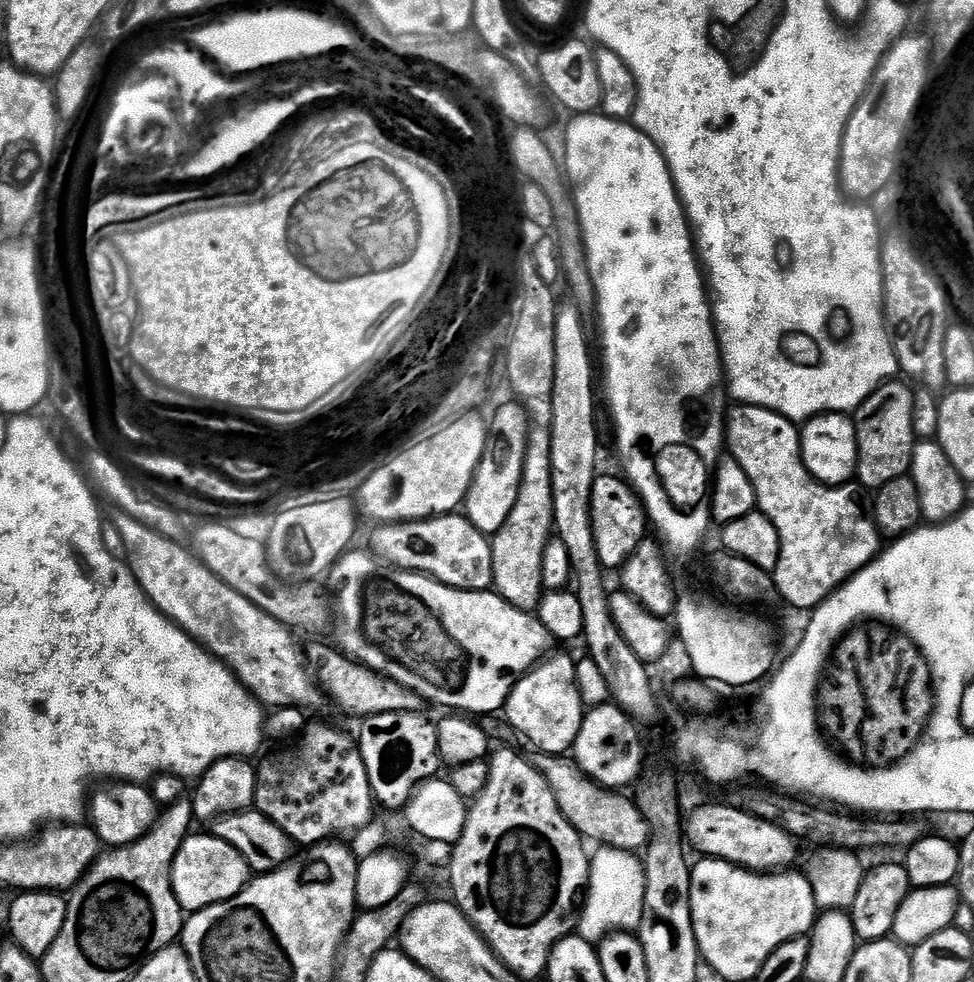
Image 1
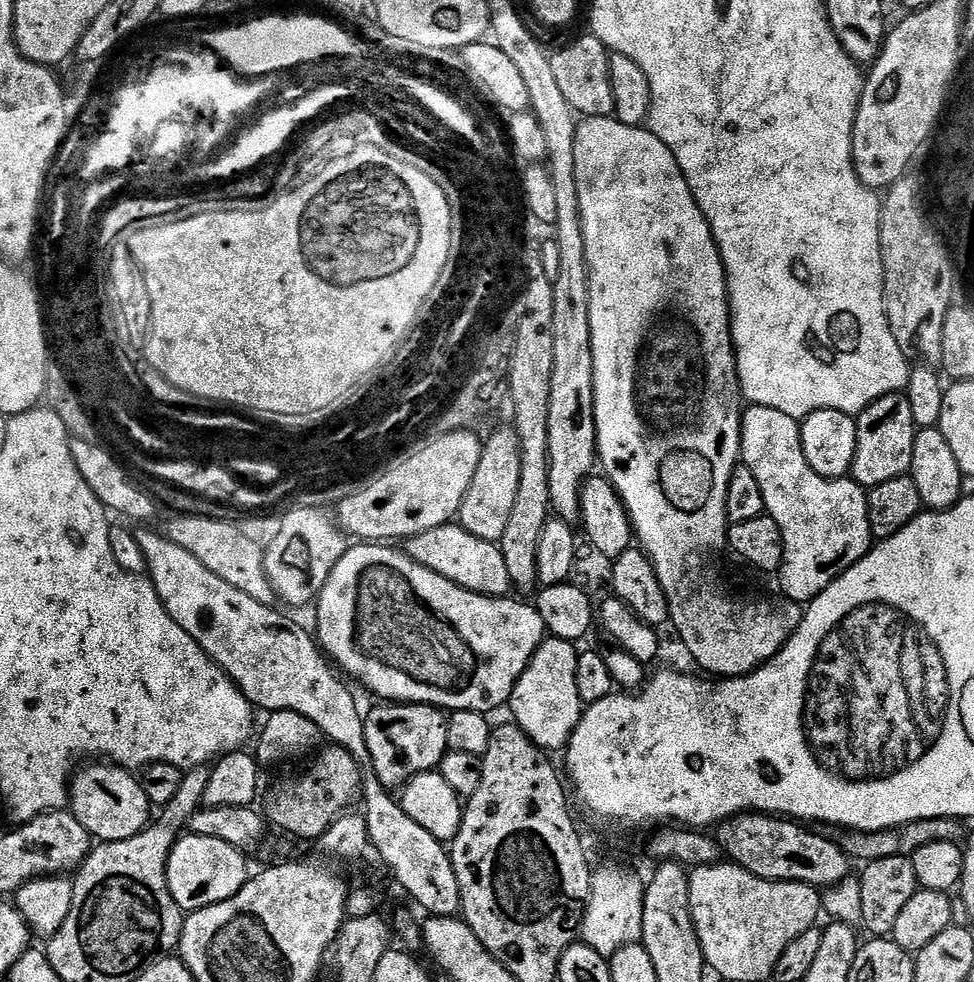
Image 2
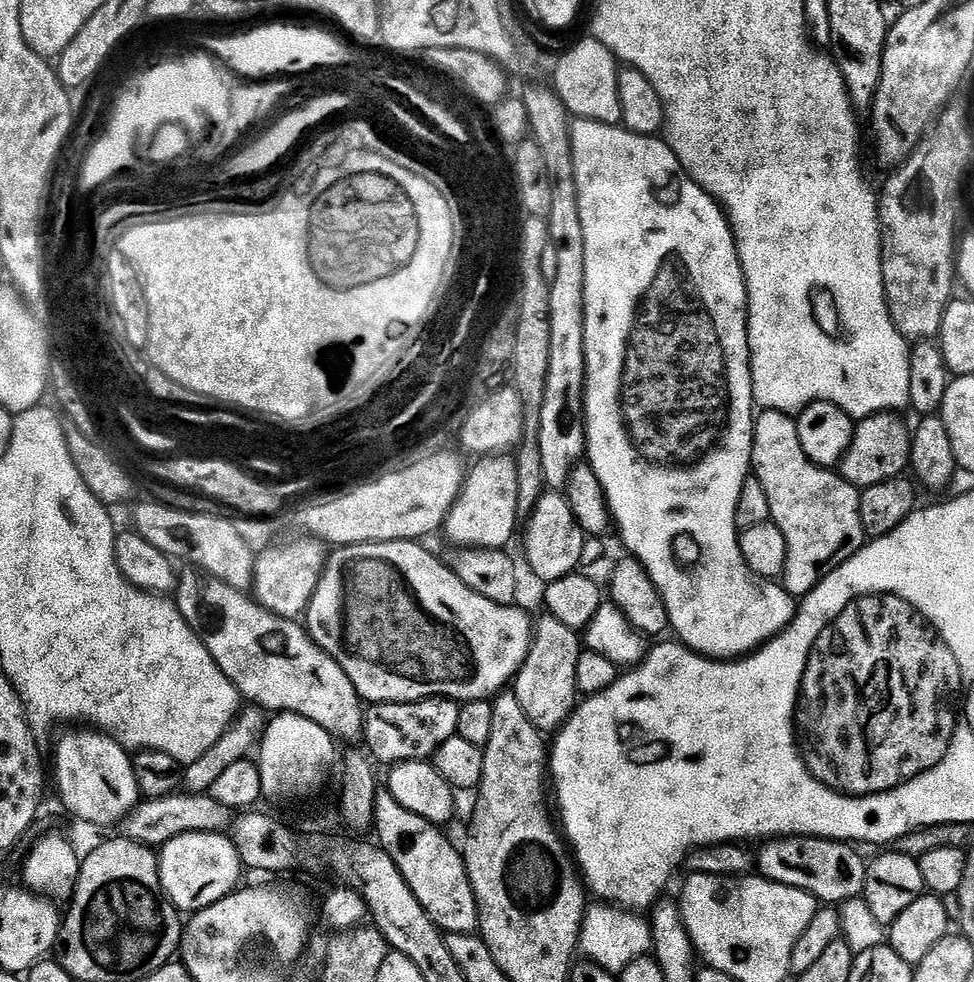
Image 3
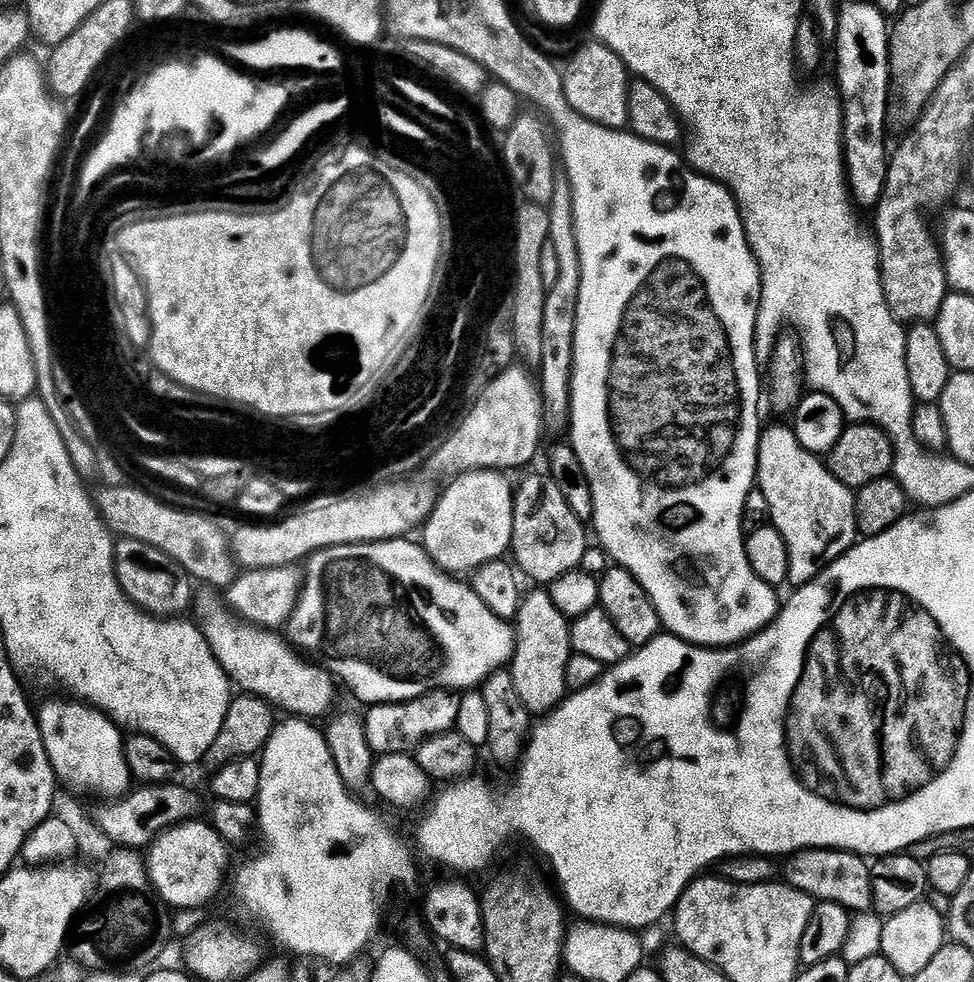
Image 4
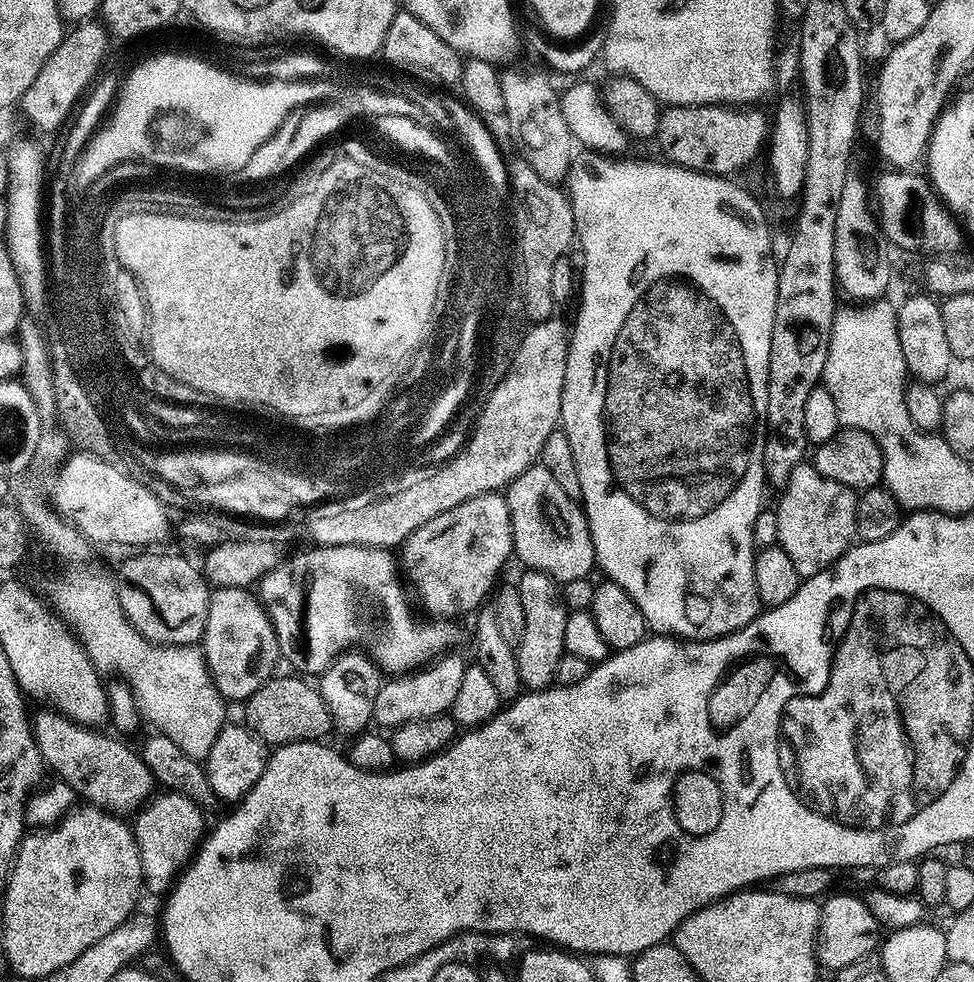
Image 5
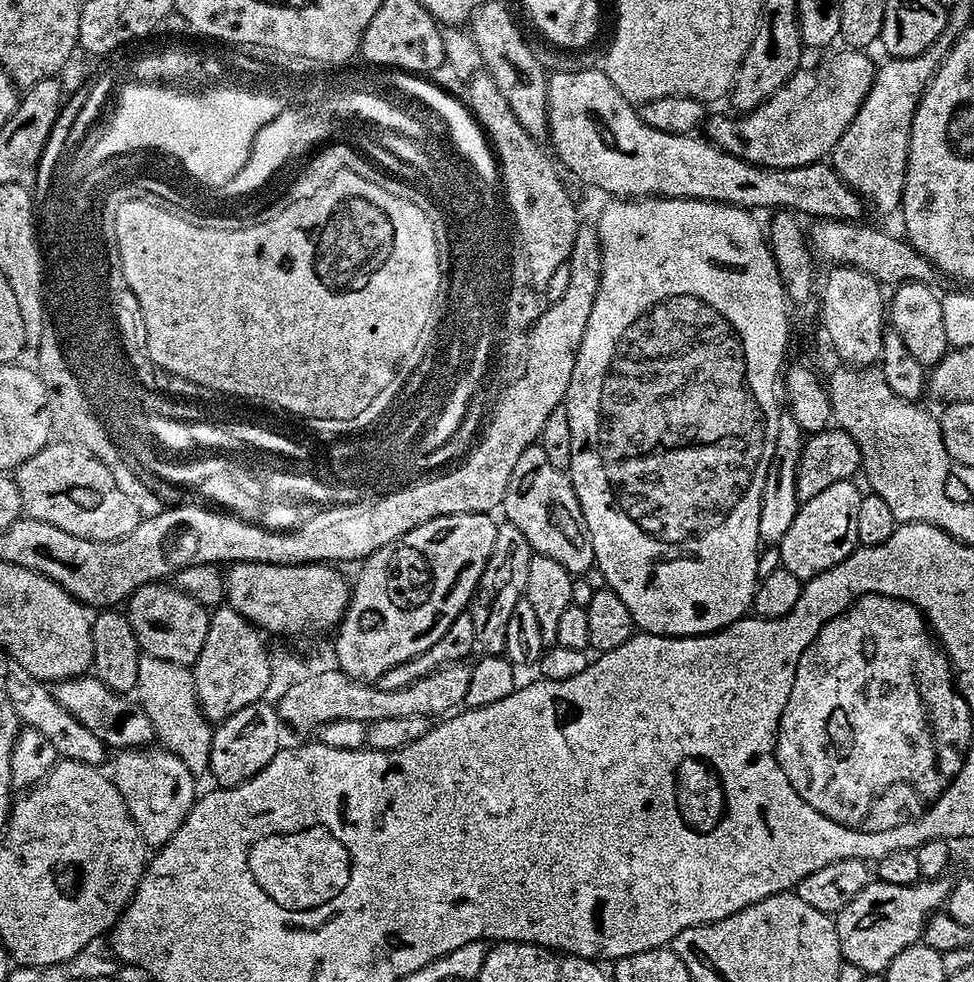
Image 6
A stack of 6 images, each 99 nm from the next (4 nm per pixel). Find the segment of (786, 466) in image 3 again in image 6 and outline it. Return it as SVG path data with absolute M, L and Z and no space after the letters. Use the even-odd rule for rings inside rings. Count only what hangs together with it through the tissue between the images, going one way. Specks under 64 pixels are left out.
M843 480L830 490L822 490L818 498L807 501L794 518L794 526L778 545L783 571L794 574L802 582L807 582L834 570L846 562L861 547L858 538L858 514L862 511L865 493L860 492L859 483Z

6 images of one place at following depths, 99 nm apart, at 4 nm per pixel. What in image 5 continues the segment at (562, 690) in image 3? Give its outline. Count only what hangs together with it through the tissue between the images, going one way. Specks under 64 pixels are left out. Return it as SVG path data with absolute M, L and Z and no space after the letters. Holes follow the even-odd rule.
M531 570L523 573L518 591L522 610L526 614L526 634L518 645L518 667L523 687L528 690L544 690L555 681L556 667L564 655L564 639L566 638L566 622L570 609L564 603L561 585L553 576L545 572Z

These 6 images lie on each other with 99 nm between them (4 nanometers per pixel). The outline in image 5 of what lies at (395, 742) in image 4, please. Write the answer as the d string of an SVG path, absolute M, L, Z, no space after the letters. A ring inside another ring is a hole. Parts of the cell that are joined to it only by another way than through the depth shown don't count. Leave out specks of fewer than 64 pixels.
M457 654L445 657L434 667L425 669L409 676L397 677L387 681L388 684L376 693L375 723L381 724L387 730L395 730L410 722L433 720L436 716L447 715L456 704L458 695L462 692L462 683L468 669Z

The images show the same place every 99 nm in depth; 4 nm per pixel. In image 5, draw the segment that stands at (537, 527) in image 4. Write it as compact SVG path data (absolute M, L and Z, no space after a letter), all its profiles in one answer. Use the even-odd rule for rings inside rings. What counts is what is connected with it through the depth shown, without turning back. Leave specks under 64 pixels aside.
M542 466L527 468L523 474L512 483L511 488L507 489L506 499L508 509L512 515L512 543L515 555L520 555L520 560L525 565L525 569L534 572L545 572L548 576L553 576L561 585L579 580L589 579L597 571L596 551L594 550L594 538L588 525L588 513L577 501L571 500L558 486L554 474Z

